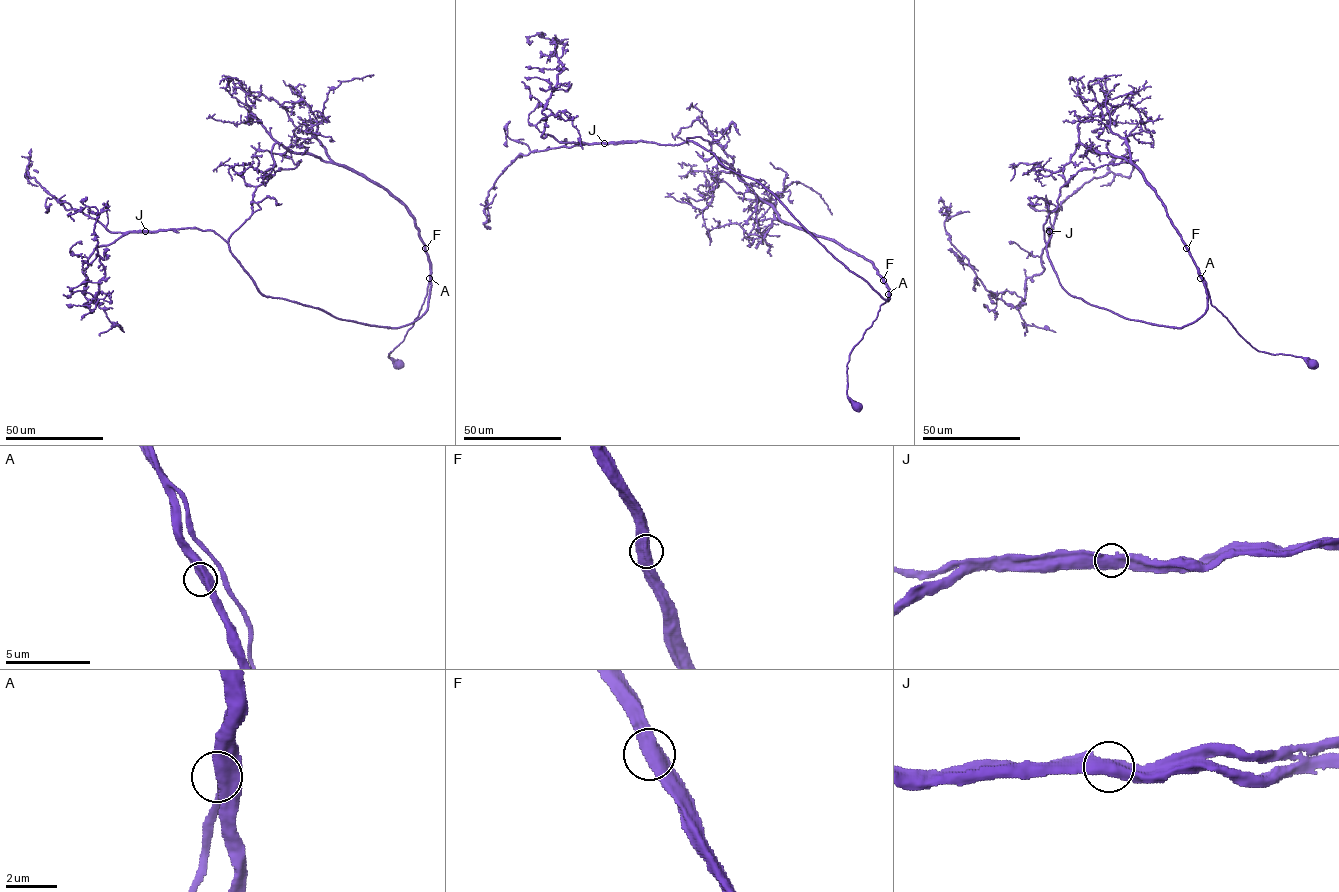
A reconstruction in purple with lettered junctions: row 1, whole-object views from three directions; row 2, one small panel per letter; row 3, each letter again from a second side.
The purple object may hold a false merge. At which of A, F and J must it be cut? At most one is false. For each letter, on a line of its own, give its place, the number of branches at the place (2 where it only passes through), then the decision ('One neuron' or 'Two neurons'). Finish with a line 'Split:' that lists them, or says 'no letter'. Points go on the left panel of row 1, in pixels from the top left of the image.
A: Place: (429, 278). Branches: 2. One neuron
F: Place: (425, 248). Branches: 2. One neuron
J: Place: (145, 231). Branches: 2. Two neurons
Split: J

